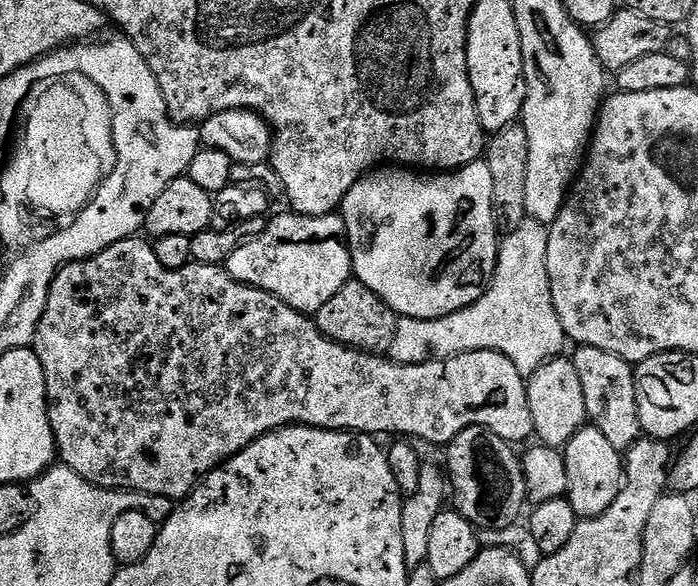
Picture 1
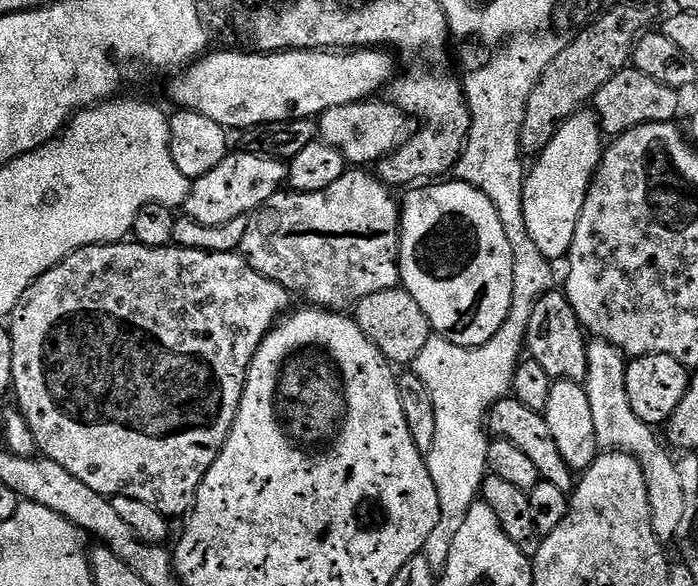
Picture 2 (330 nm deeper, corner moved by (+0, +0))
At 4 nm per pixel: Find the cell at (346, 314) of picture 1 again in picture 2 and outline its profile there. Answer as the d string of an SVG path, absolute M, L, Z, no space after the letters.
M402 286L366 294L366 298L354 305L354 319L362 334L366 334L366 338L370 338L370 342L374 342L385 358L396 366L415 365L418 354L422 354L422 346L426 346L429 336L433 335L426 314L422 314L422 306L418 306Z

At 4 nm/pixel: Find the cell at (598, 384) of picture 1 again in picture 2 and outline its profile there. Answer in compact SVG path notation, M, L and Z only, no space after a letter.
M553 290L541 296L534 306L534 314L530 314L528 323L527 355L550 378L557 380L574 380L583 382L588 377L588 346L590 340L583 326L578 322L578 314L570 306L568 297L563 291Z

